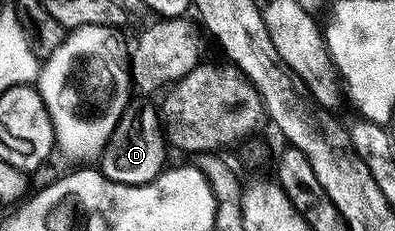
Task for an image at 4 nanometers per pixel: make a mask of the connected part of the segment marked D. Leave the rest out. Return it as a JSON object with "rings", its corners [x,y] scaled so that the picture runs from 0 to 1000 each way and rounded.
{"rings":[[[390,455],[359,459],[352,476],[339,472],[322,472],[296,554],[284,571],[284,589],[271,606],[253,671],[253,732],[266,771],[294,797],[370,805],[395,758],[408,753],[423,714],[425,619],[403,463]]]}

